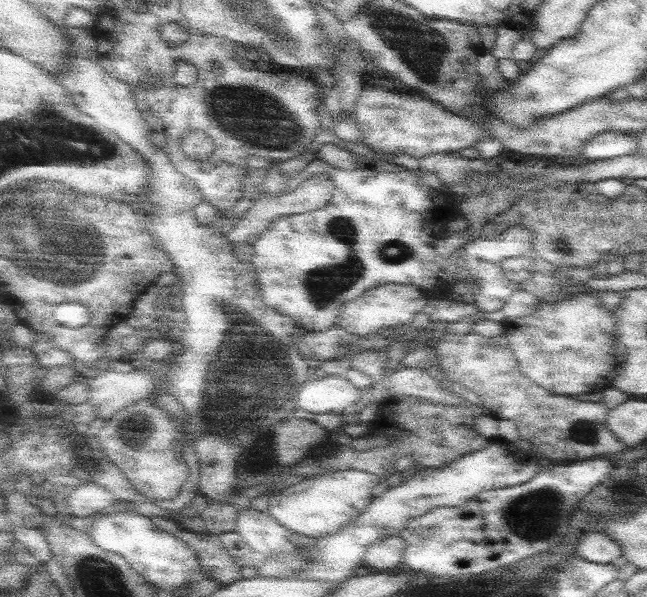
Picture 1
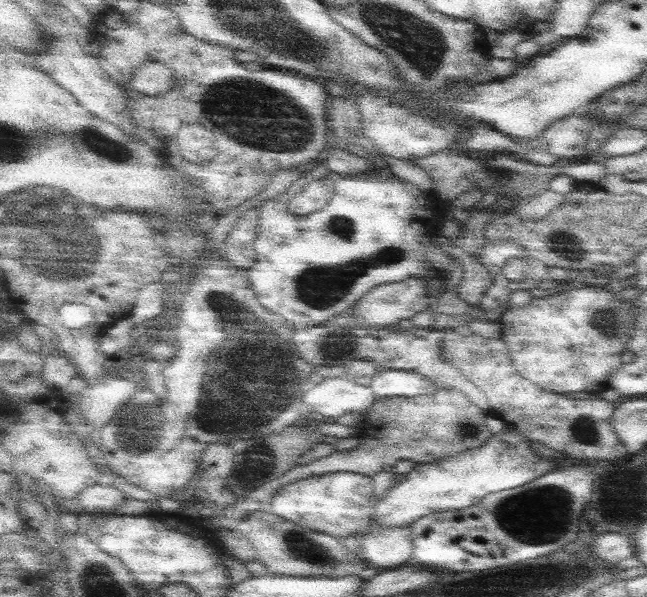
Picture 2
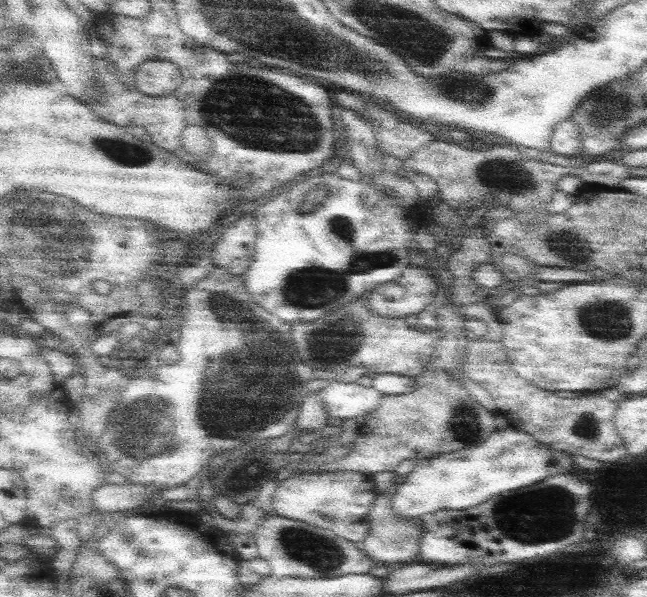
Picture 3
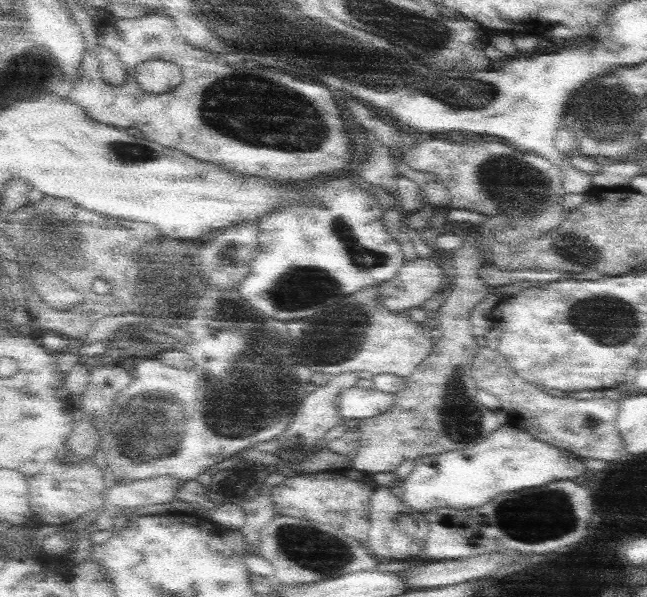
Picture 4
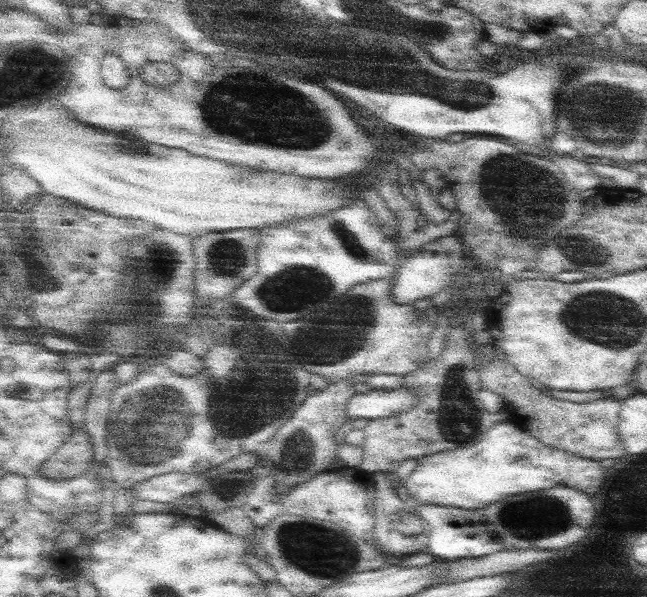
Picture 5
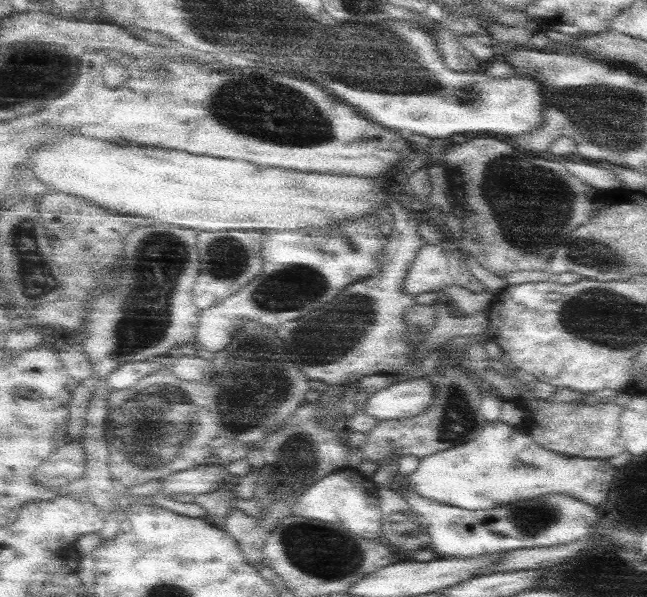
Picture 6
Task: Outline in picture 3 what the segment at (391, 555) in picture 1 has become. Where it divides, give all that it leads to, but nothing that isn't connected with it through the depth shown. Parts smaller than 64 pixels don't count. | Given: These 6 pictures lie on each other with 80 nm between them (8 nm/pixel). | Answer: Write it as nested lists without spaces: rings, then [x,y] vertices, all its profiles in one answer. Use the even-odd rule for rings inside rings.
[[[378,495],[370,511],[371,527],[369,535],[365,538],[364,548],[366,554],[376,564],[409,564],[418,561],[421,543],[423,522],[421,517],[402,518],[391,507],[391,496]]]

